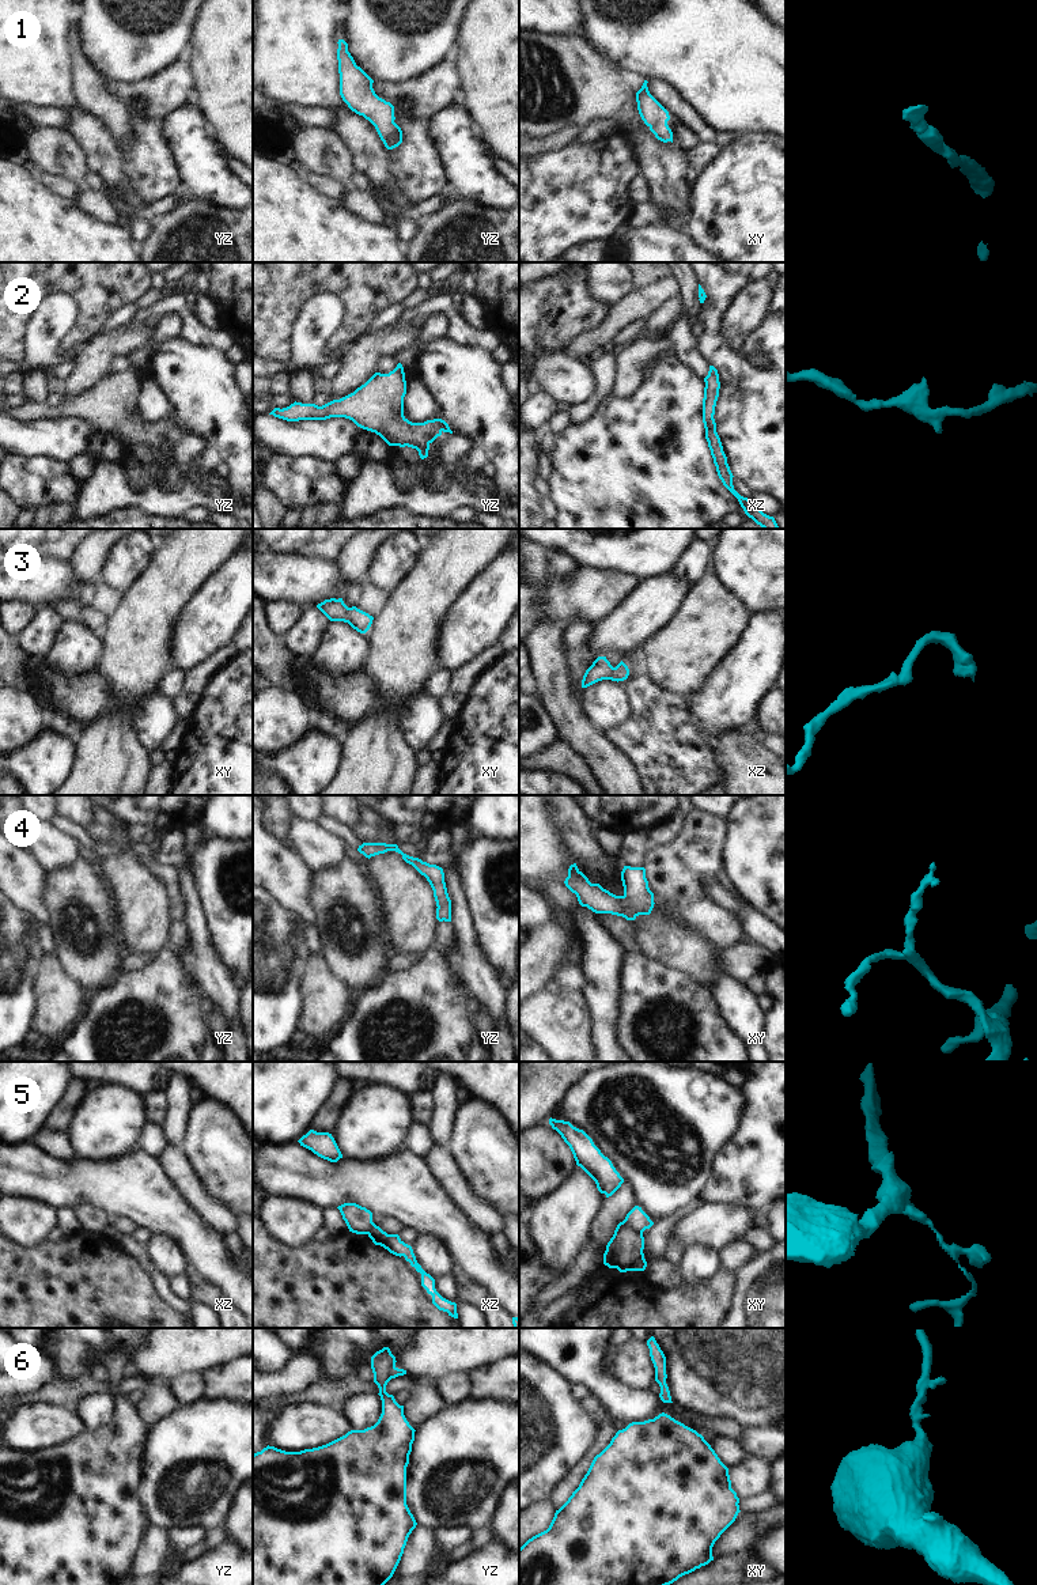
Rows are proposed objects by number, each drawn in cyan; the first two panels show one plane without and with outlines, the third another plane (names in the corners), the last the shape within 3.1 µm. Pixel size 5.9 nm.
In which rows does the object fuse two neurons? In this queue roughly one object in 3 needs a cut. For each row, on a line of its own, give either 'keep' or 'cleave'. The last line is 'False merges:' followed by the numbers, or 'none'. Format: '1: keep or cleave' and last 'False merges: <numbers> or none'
1: keep
2: keep
3: keep
4: keep
5: cleave
6: keep
False merges: 5

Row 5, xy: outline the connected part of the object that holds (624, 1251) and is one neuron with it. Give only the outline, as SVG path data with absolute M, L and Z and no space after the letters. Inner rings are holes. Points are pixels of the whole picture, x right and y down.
M620 1222L606 1245L603 1264L620 1272L644 1271L647 1261L643 1249L644 1237Z

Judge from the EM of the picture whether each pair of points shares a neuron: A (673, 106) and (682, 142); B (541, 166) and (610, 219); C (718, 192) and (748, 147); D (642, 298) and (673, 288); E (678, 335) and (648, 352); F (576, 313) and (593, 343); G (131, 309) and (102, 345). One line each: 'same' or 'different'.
A: different
B: same
C: same
D: same
E: different
F: different
G: different

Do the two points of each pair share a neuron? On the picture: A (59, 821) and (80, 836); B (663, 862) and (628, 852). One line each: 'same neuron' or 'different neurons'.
A: same neuron
B: different neurons

